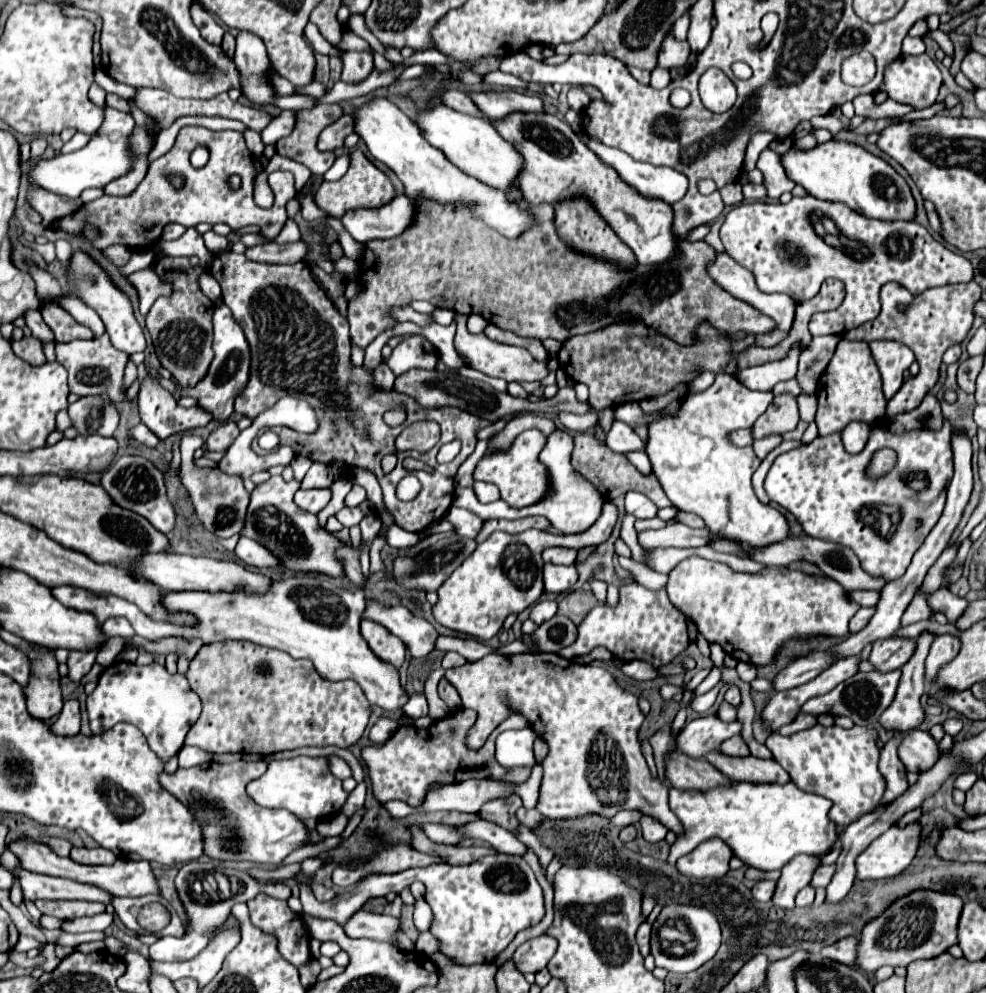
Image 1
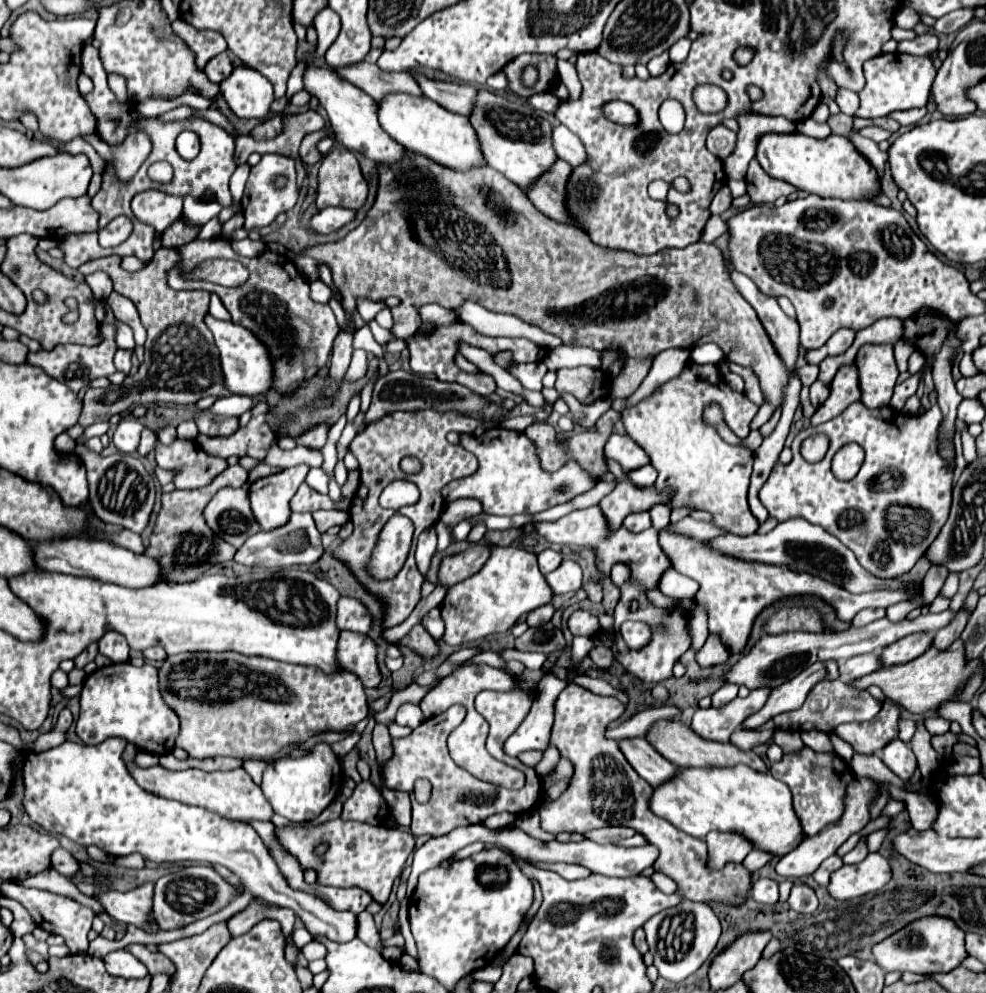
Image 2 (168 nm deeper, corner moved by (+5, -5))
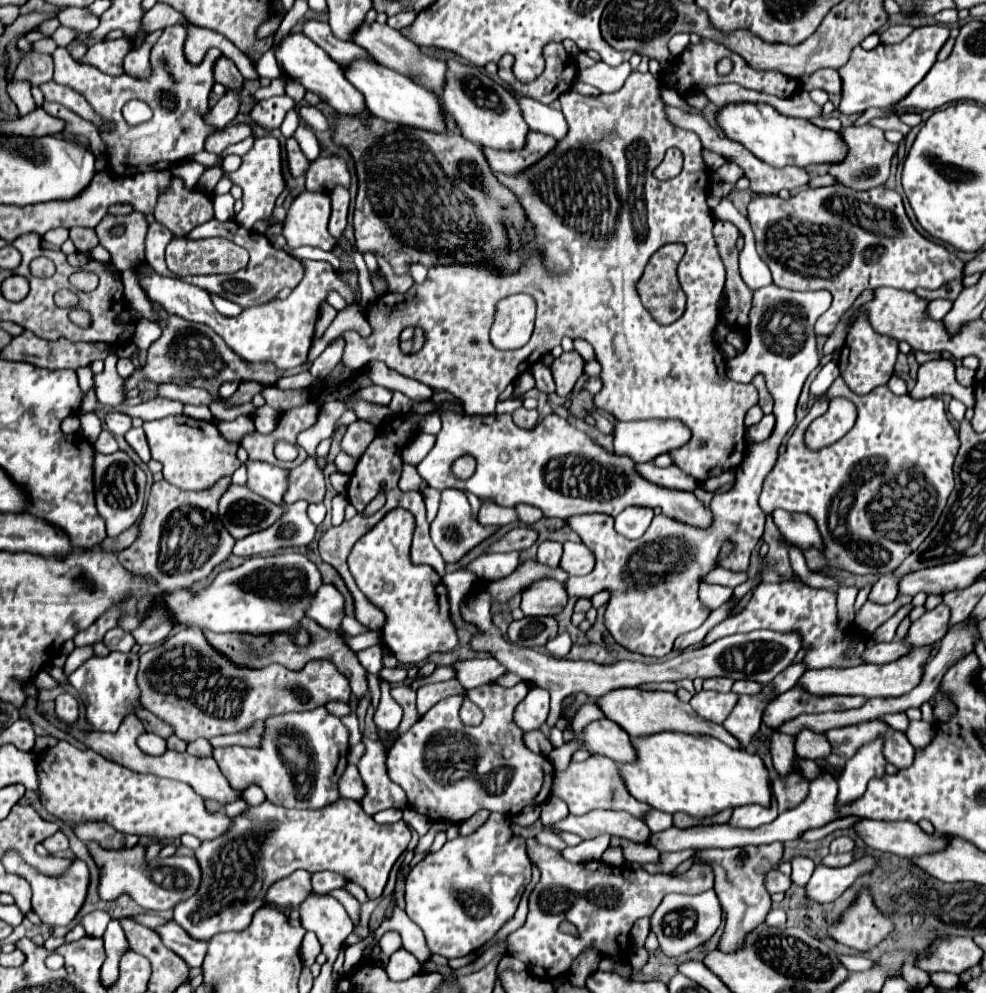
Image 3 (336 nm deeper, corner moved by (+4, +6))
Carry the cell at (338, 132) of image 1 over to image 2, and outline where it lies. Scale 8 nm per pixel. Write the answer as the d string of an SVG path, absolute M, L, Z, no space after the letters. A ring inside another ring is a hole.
M317 131L317 133L309 133L305 135L305 139L301 141L301 147L299 147L299 155L301 155L301 161L305 165L315 165L319 159L321 159L321 153L317 151L317 141L327 137L325 131Z

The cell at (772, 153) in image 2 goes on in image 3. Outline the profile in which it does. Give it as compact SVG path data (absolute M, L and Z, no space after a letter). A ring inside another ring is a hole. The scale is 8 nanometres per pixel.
M730 104L724 106L718 114L718 124L726 132L730 140L740 142L744 148L748 148L756 158L762 162L782 168L782 166L820 166L820 164L838 164L844 162L848 156L848 146L844 144L842 136L834 130L820 128L812 124L810 120L802 118L788 118L776 112L768 104Z

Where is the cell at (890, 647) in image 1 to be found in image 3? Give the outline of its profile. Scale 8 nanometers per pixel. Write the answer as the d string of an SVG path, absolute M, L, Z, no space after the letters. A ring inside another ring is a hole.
M938 604L934 610L928 610L924 616L912 622L902 642L908 646L928 646L942 640L948 632L948 618L950 608L946 604Z

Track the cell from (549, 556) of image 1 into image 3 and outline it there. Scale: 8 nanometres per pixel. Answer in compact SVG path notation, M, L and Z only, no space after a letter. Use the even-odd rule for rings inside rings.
M544 540L538 546L538 562L540 564L556 568L560 562L560 556L562 556L562 544L556 540Z

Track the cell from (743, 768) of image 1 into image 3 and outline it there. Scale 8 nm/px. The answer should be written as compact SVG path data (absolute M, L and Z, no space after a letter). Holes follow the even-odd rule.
M620 688L620 690L600 696L598 706L606 714L606 718L620 724L632 738L640 738L640 736L644 738L644 736L652 736L656 732L676 730L676 732L684 732L684 734L710 734L736 750L742 748L742 744L736 738L732 738L732 734L724 726L718 726L718 724L712 724L712 722L700 718L690 708L690 704L680 702L676 698L676 694L672 694L672 692L642 692L640 688Z

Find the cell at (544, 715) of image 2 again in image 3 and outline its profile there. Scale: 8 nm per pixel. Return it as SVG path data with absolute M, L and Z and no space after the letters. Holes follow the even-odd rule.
M534 686L526 694L526 698L516 706L514 722L522 728L522 732L540 730L550 712L550 692L546 688Z

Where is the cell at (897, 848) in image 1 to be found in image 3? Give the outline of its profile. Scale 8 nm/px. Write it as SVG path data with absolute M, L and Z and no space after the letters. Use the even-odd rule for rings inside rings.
M866 854L858 858L856 862L842 866L842 868L830 868L830 866L816 866L806 892L808 898L818 902L832 902L840 894L844 894L860 876L870 874L872 868L876 868L876 858L872 854Z

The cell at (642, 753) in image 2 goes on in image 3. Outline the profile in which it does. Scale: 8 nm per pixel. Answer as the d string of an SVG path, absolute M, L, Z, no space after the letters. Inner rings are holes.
M612 720L590 722L584 728L584 742L590 752L604 754L620 764L632 764L632 760L636 760L636 748L632 748L632 740L624 728Z

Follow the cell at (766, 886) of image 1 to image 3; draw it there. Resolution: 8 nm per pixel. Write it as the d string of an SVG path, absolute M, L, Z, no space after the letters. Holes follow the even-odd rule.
M772 868L768 872L766 880L764 880L764 886L766 886L766 890L770 894L774 894L774 892L786 892L790 888L790 884L792 884L792 880L788 876L784 876L778 868Z

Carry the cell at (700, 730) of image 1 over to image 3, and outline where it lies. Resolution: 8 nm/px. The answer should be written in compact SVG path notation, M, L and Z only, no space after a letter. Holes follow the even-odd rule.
M700 690L692 700L690 706L694 708L694 712L698 716L702 716L708 722L714 724L722 724L728 714L732 712L732 708L736 706L736 692L728 692L728 694L720 694L720 692L708 692L708 690Z

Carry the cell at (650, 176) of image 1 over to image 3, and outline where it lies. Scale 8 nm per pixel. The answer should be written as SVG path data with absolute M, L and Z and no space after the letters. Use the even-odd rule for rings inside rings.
M516 92L516 98L520 100L520 108L524 112L524 118L526 118L530 130L542 132L556 140L562 140L568 134L568 122L564 120L561 110L556 110L542 102L536 102L532 98L520 96L518 92Z

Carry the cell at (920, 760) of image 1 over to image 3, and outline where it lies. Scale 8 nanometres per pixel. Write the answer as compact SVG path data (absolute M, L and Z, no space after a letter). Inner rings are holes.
M892 730L890 738L884 738L882 752L884 752L886 762L894 764L896 768L908 768L912 764L912 758L914 758L914 748L908 742L906 734L896 732L896 730Z

